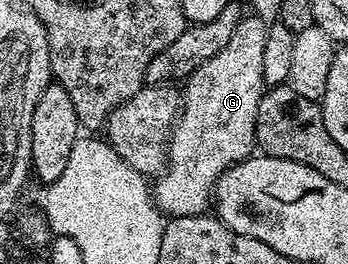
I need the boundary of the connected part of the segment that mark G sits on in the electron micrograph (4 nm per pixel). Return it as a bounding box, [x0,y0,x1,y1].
[152,16,267,218]

